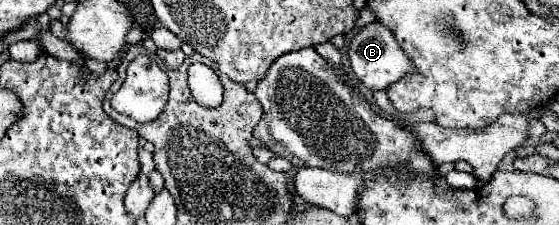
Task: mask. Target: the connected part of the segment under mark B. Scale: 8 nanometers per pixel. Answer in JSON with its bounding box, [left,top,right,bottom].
[349,22,415,92]

